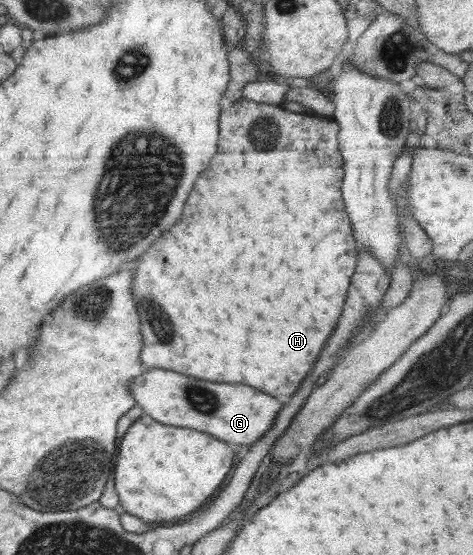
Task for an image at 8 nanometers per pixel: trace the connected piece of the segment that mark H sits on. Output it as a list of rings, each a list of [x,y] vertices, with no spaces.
[[[242,97],[235,101],[227,111],[222,111],[220,117],[219,143],[225,143],[223,147],[225,151],[221,149],[213,157],[215,163],[211,161],[207,171],[203,171],[197,177],[189,193],[189,203],[185,201],[179,221],[169,231],[163,231],[153,241],[153,245],[143,255],[137,257],[137,263],[133,269],[131,295],[139,313],[139,325],[141,325],[141,337],[143,337],[141,361],[145,368],[169,369],[200,380],[247,383],[254,389],[276,398],[281,404],[286,404],[298,391],[301,382],[313,370],[325,341],[333,333],[333,327],[343,312],[351,275],[355,273],[359,246],[353,237],[351,220],[341,199],[344,161],[339,155],[339,125],[333,117],[316,117],[309,113],[297,113],[285,110],[281,105],[258,103]]]

